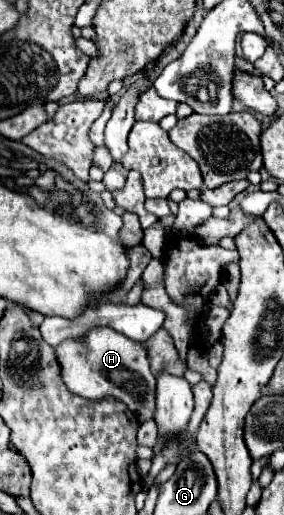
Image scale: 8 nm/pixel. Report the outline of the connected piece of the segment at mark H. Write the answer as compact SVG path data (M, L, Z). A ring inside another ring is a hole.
M94 326L94 330L82 334L80 338L60 342L56 346L56 360L60 364L62 380L70 392L88 400L114 396L136 412L140 420L152 418L156 378L150 372L148 354L142 344L118 334L116 330L110 330L110 326Z

